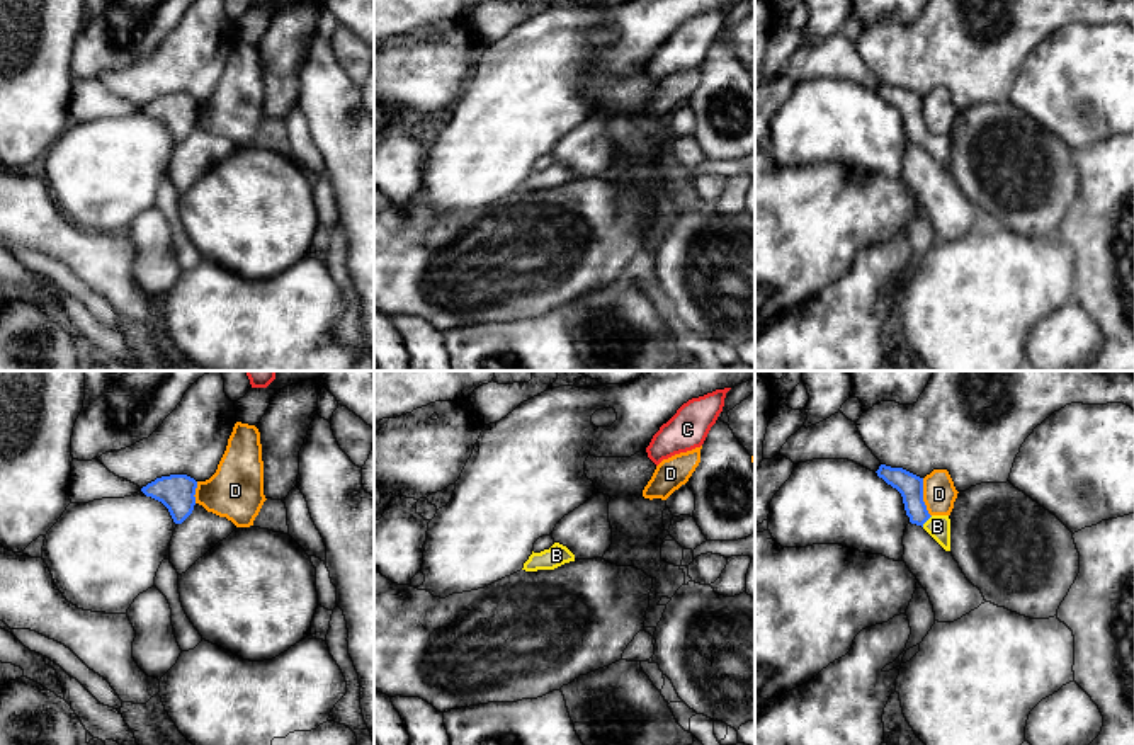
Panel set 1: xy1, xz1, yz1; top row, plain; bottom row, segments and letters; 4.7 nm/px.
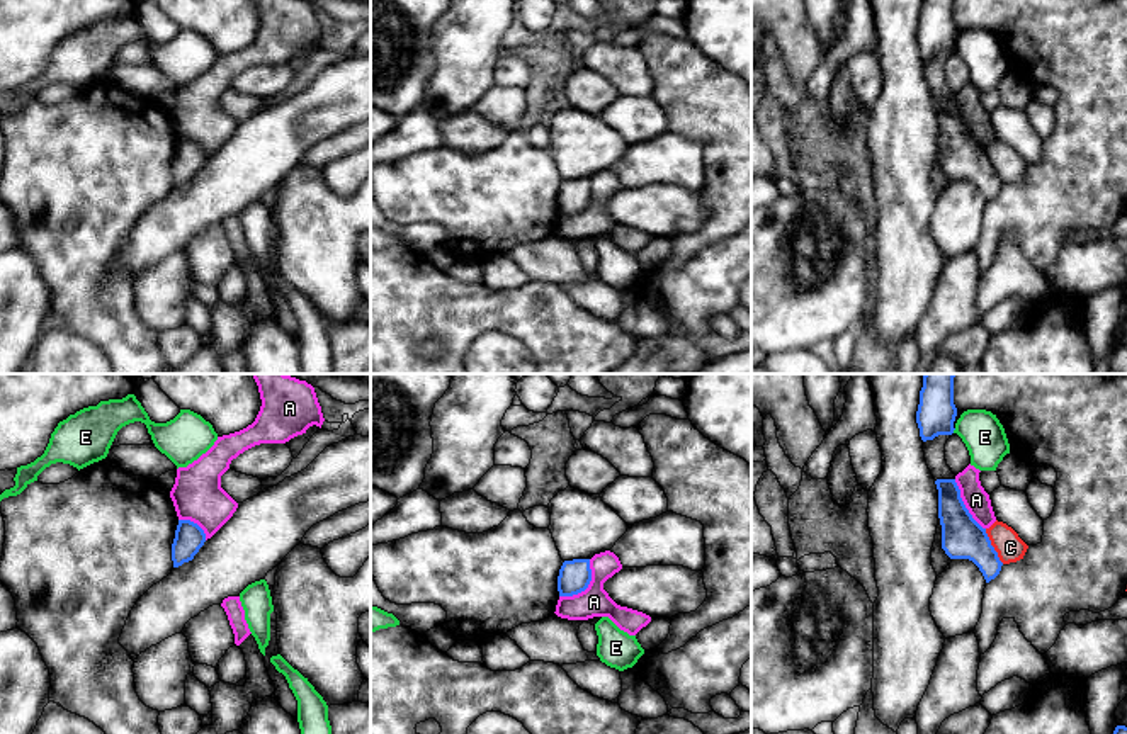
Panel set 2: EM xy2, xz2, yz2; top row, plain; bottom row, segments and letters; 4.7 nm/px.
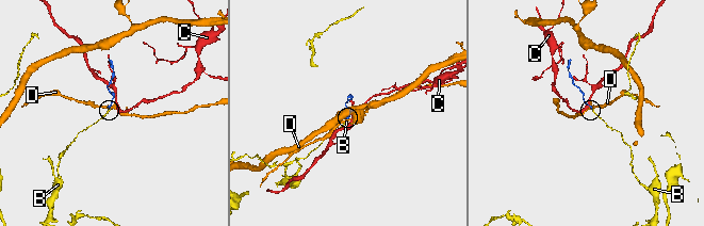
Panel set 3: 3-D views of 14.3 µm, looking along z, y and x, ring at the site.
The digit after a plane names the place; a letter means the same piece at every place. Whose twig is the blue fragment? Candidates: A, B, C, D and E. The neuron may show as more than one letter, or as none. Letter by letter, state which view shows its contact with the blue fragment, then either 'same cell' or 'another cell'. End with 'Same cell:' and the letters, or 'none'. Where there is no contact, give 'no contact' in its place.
A: contact in xz2; another cell
B: contact in yz1; same cell
C: contact in yz2; another cell
D: contact in yz1; another cell
E: contact in yz2; another cell
Same cell: B

